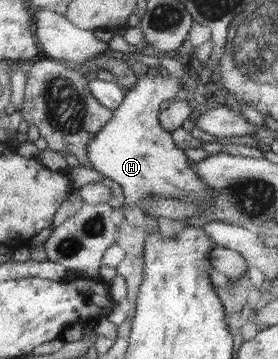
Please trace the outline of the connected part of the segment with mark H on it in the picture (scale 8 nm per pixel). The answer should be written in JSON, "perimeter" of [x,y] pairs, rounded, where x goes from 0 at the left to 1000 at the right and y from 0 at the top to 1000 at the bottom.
{"perimeter":[[[525,195],[518,212],[493,217],[493,231],[446,265],[439,284],[406,306],[406,326],[378,351],[353,362],[335,390],[309,407],[320,423],[324,460],[331,471],[367,487],[367,493],[410,501],[439,526],[442,568],[428,588],[439,593],[450,579],[486,571],[507,554],[532,546],[583,546],[583,552],[626,552],[626,557],[683,557],[691,568],[727,568],[763,552],[763,532],[727,510],[705,476],[691,471],[676,440],[662,432],[658,418],[640,415],[619,393],[615,373],[590,365],[568,343],[572,315],[568,290],[583,279],[637,279],[655,262],[655,214],[633,220],[597,203],[583,212],[568,198],[536,201]]]}

